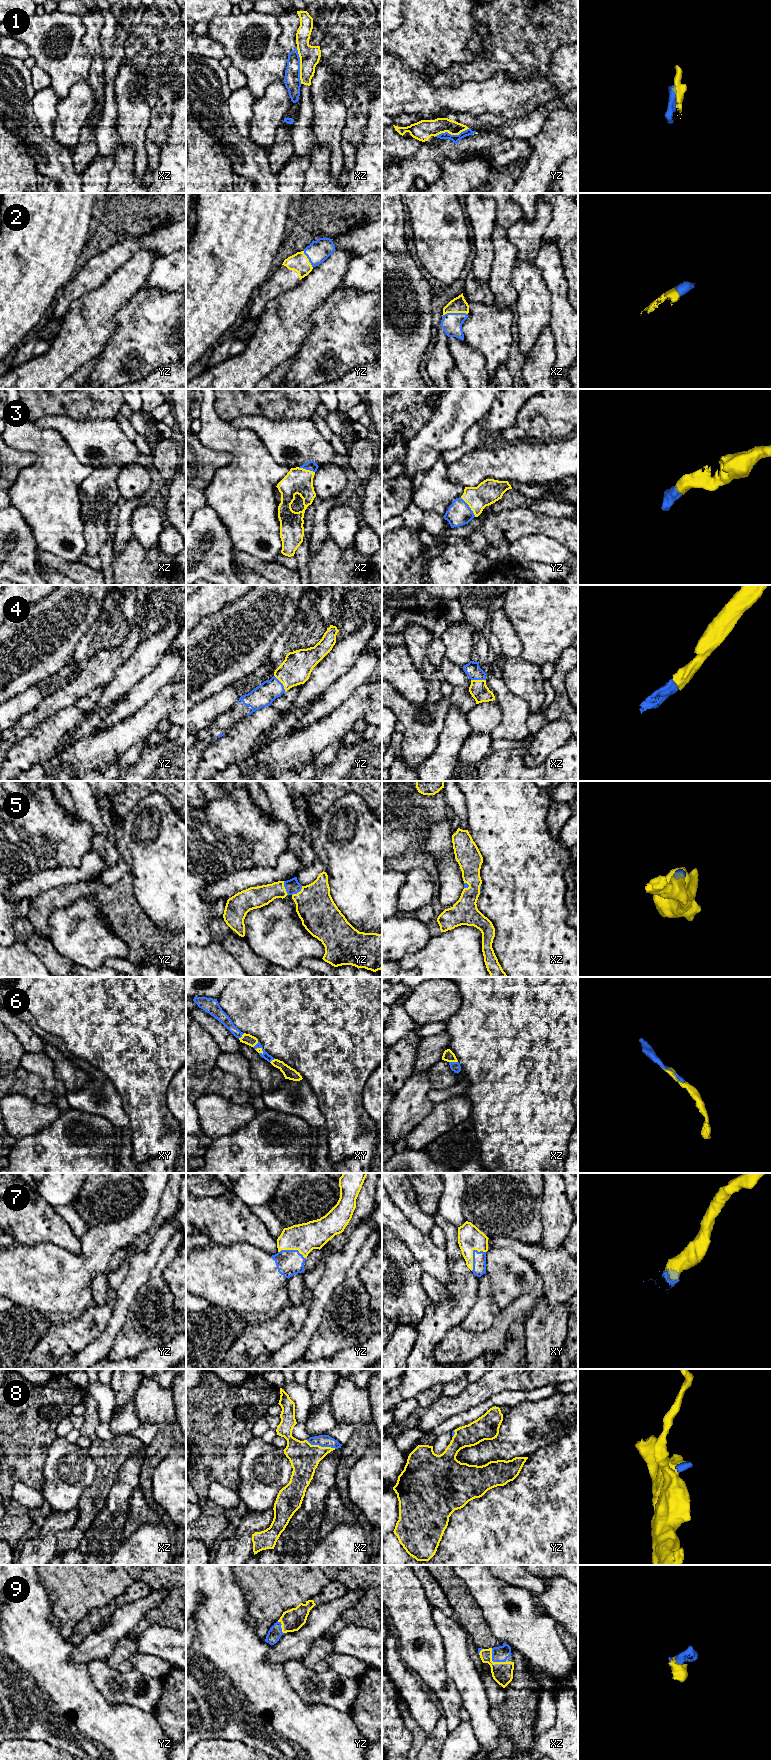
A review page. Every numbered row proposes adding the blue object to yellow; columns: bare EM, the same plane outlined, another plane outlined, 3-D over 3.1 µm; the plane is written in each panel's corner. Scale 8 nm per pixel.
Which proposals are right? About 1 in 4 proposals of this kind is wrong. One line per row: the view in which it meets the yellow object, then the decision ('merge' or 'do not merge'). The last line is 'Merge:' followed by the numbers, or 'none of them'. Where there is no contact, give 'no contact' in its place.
1: xz | do not merge
2: xz | merge
3: yz | merge
4: yz | merge
5: yz | merge
6: xz | merge
7: xy | merge
8: xz | merge
9: xz | merge
Merge: 2, 3, 4, 5, 6, 7, 8, 9

